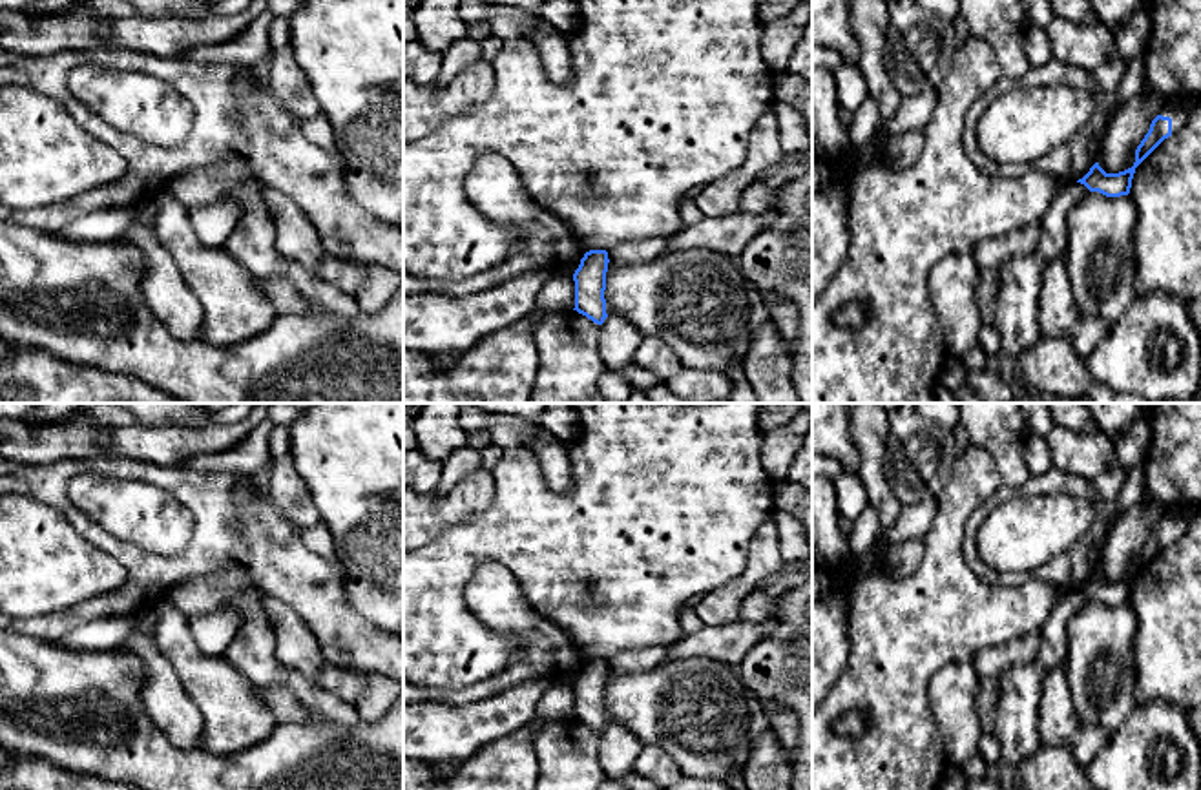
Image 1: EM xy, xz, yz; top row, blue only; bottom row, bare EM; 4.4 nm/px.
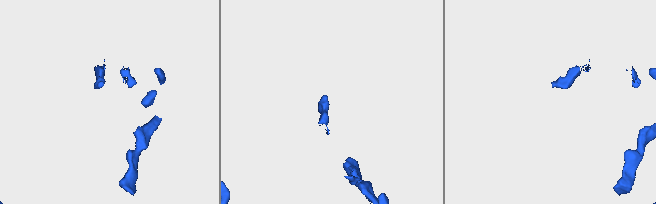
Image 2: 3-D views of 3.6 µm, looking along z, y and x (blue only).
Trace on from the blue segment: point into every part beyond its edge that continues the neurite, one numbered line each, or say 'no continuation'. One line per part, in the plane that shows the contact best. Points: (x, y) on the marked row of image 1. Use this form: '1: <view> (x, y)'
1: yz (1180, 114)

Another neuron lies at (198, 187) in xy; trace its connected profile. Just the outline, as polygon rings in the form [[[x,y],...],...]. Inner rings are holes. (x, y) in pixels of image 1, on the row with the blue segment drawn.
[[[230,157],[219,164],[193,168],[173,177],[162,192],[192,210],[208,203],[225,201],[226,192],[246,179],[257,181],[246,162]]]

